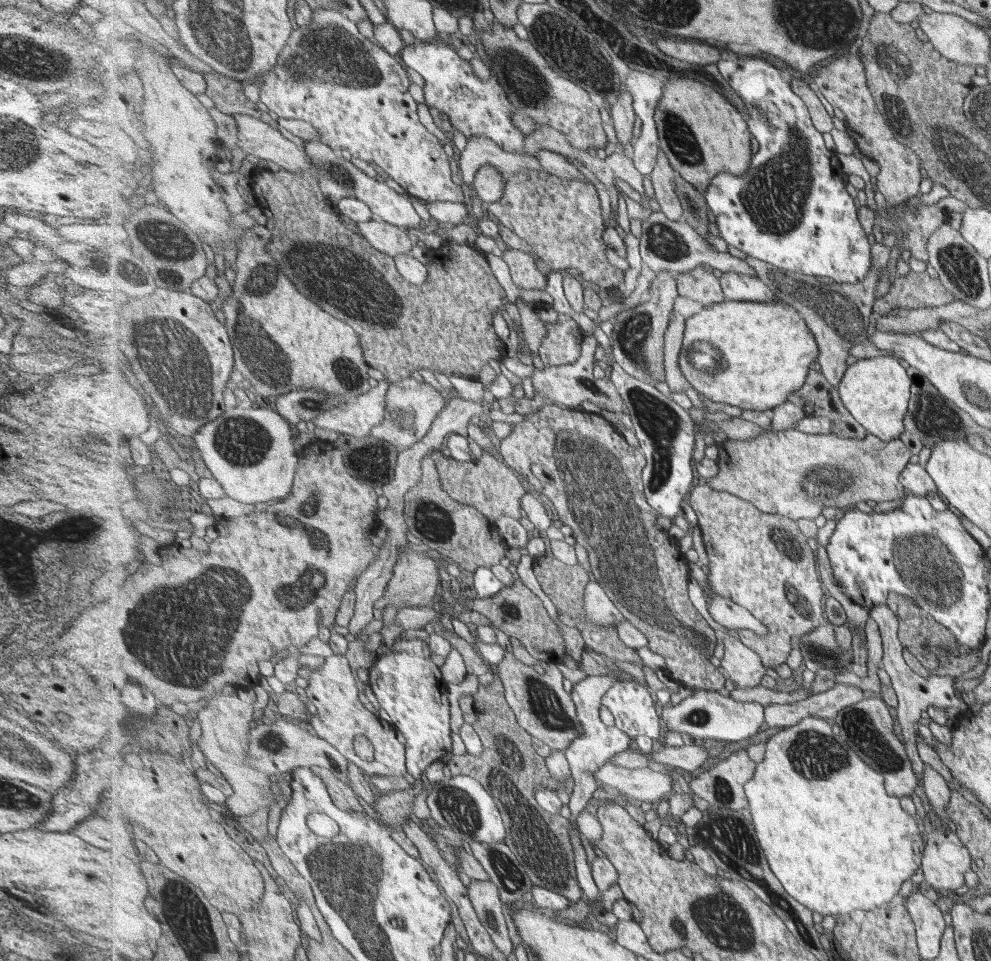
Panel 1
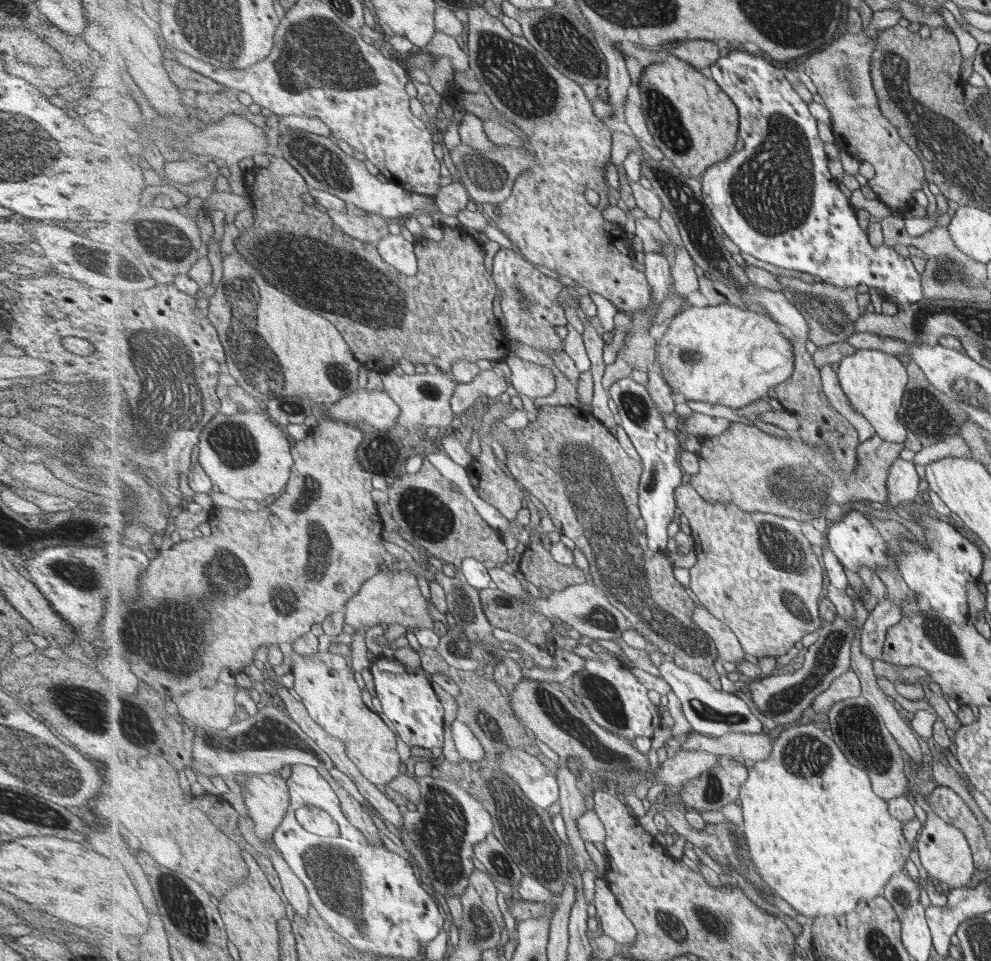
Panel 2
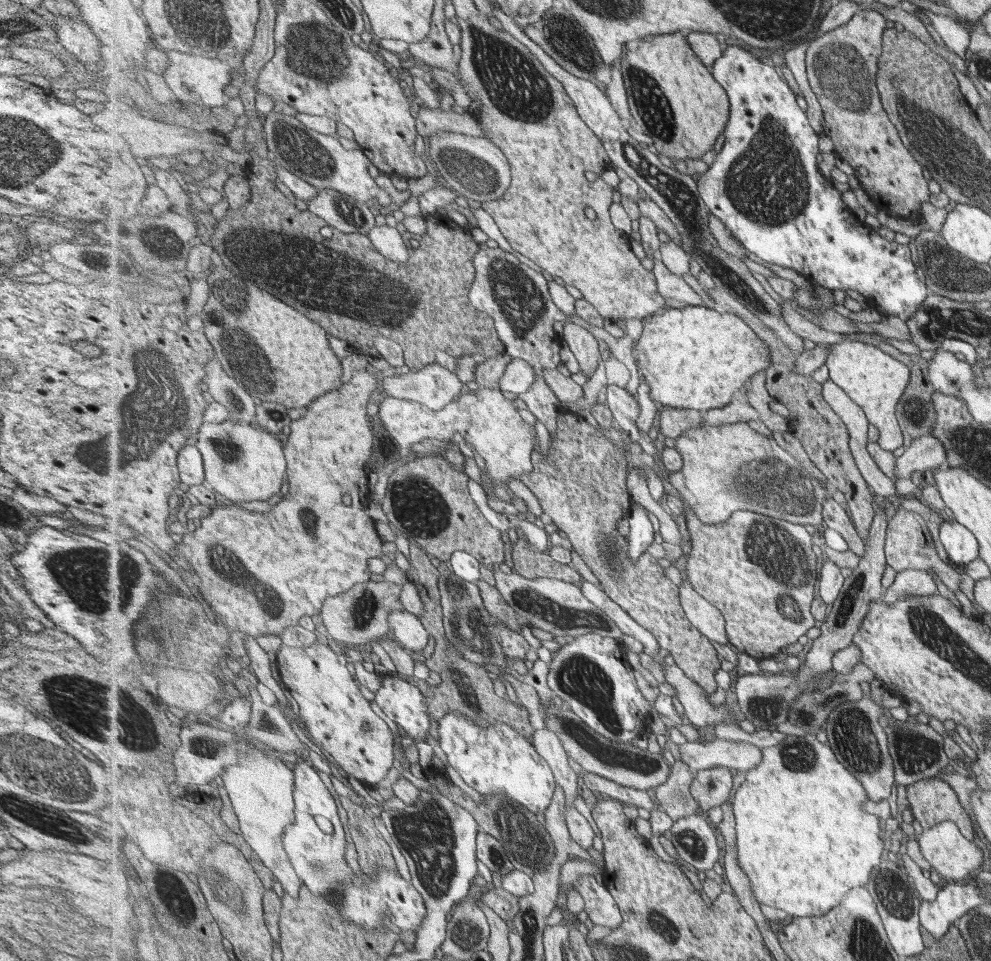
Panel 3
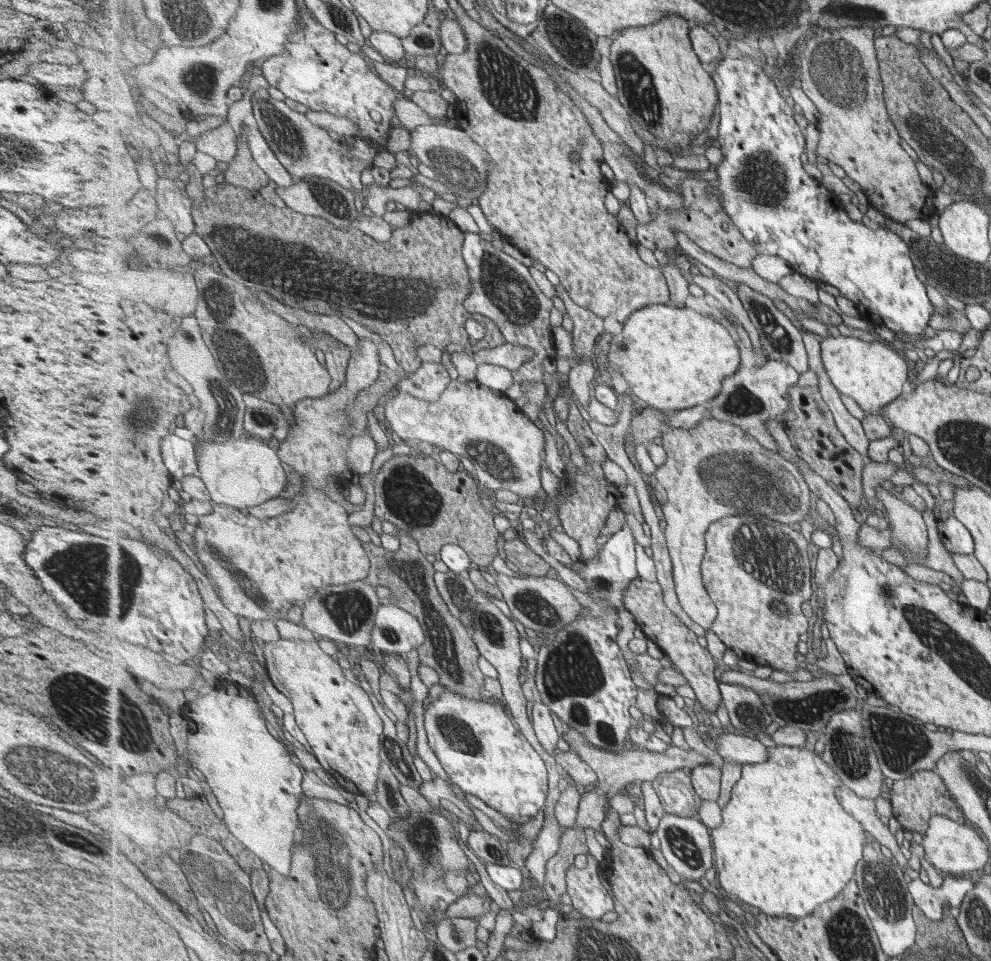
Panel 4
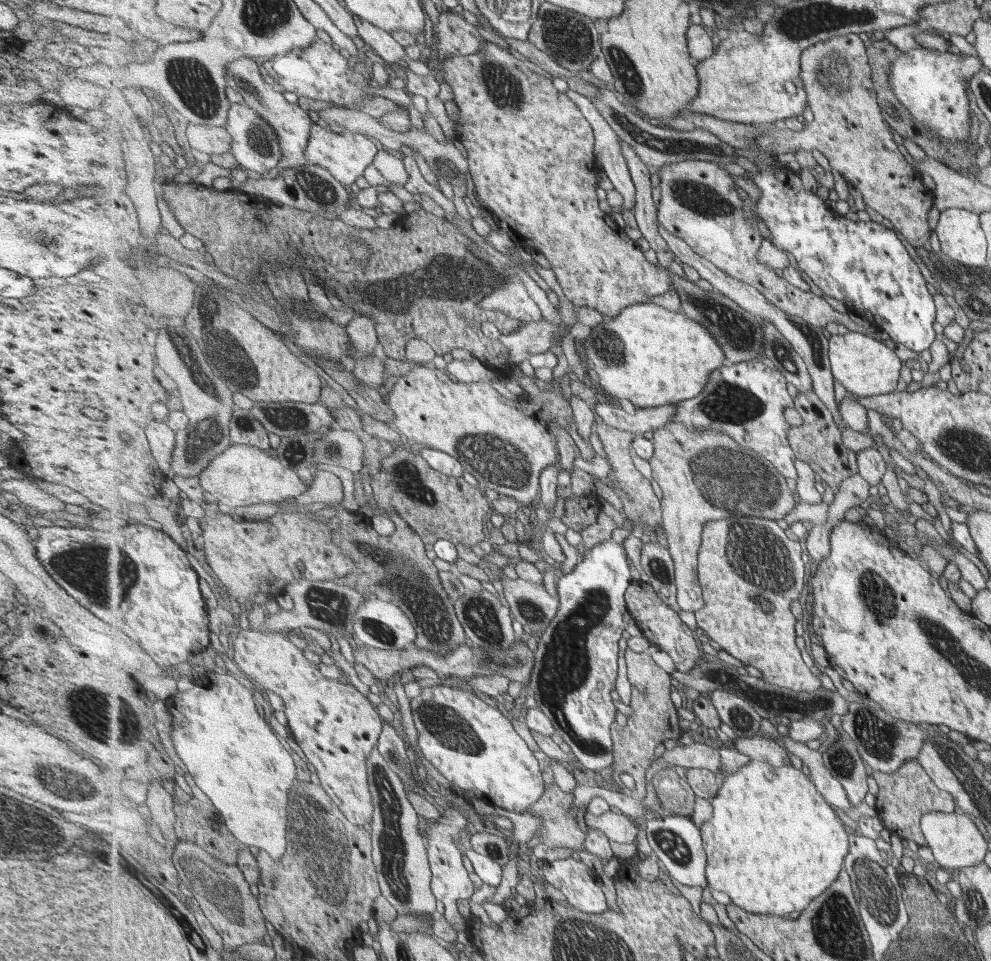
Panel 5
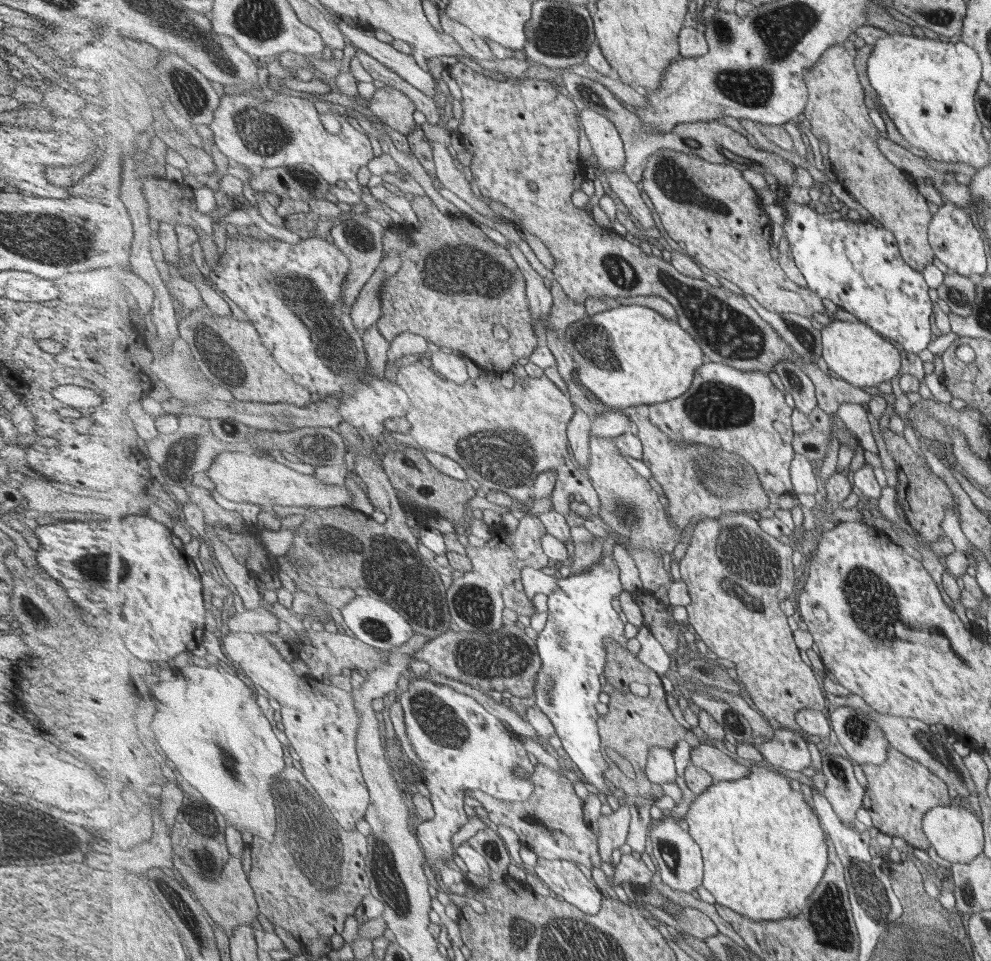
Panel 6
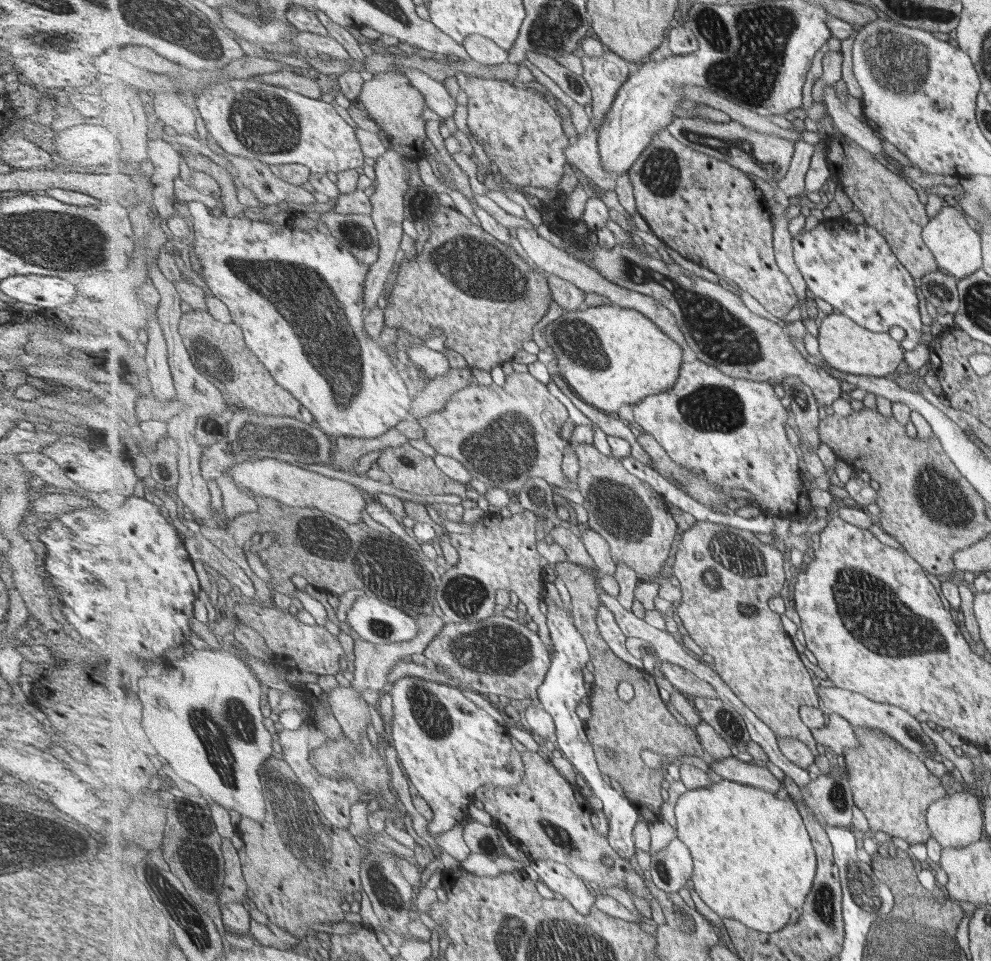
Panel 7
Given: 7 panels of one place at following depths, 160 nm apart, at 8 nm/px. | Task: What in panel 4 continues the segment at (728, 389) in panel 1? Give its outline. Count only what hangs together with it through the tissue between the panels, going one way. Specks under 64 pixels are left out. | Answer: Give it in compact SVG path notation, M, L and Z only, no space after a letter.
M651 304L642 308L629 317L621 332L613 336L613 340L613 364L619 365L623 370L621 374L631 388L631 394L643 400L651 409L677 412L711 404L713 399L720 396L725 379L741 368L739 342L733 338L729 328L713 316L702 316L686 306Z

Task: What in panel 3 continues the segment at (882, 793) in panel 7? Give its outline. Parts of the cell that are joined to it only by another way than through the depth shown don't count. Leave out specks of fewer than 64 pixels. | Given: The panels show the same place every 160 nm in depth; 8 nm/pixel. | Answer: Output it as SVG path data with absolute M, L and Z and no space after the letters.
M938 777L925 778L907 787L914 820L923 830L952 821L969 841L975 841L973 826L959 804L952 785Z

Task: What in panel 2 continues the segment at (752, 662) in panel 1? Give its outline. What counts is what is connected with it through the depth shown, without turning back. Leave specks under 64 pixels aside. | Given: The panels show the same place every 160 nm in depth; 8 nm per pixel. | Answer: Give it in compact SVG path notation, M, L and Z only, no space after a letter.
M696 605L693 622L699 626L700 633L712 638L721 661L731 662L735 665L745 660L745 649L739 637L733 634L733 630L725 622L717 620L713 613L703 605Z

